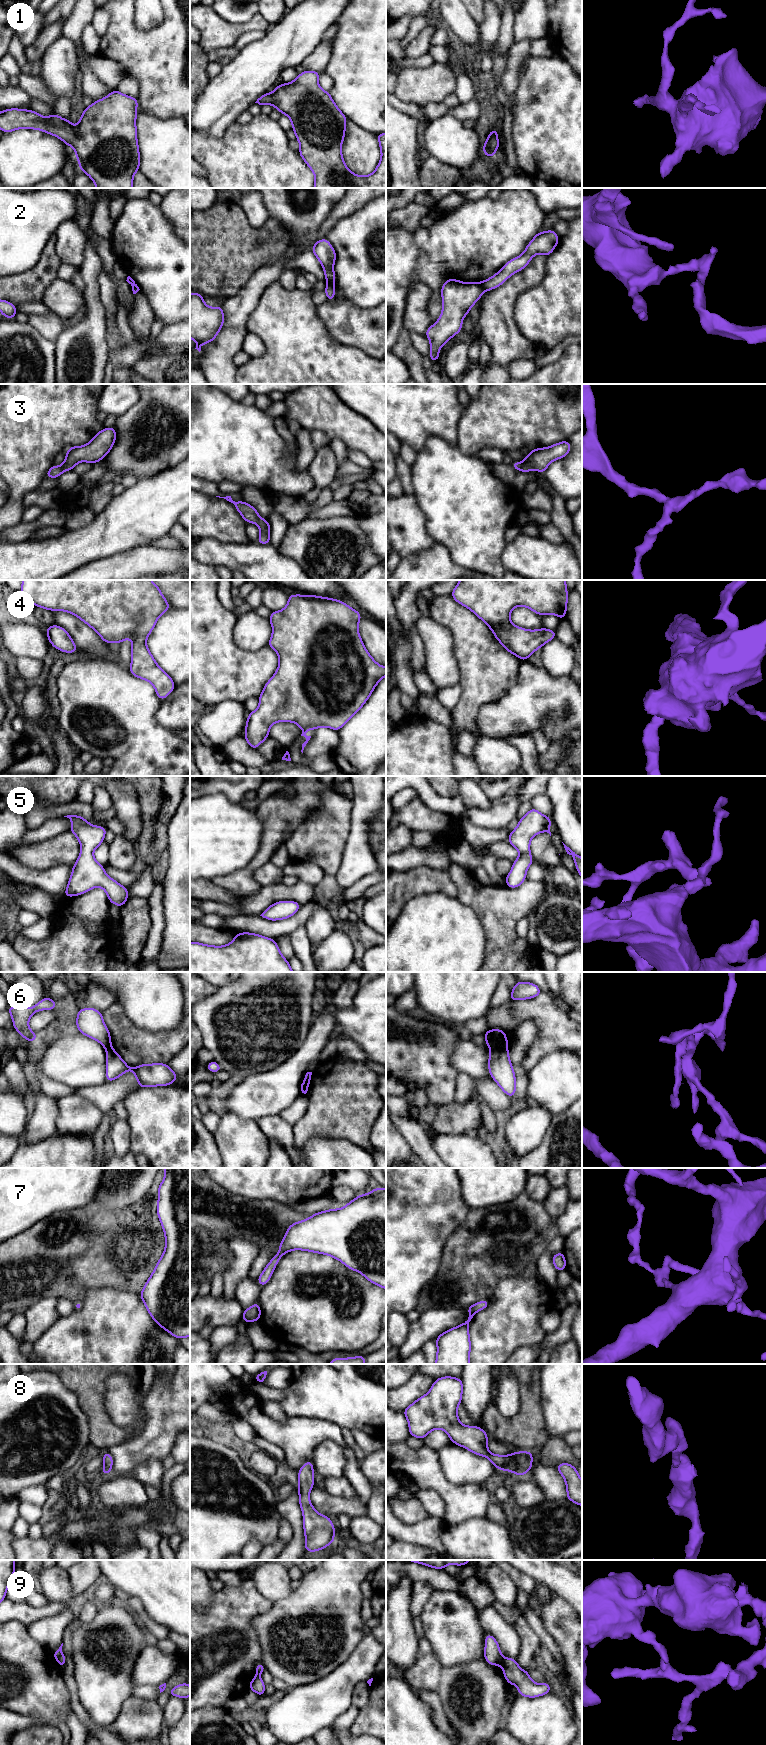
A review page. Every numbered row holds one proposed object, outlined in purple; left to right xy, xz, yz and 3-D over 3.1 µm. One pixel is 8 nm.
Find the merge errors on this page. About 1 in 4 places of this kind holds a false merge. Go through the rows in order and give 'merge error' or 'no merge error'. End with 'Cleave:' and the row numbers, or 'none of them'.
1: no merge error
2: merge error
3: no merge error
4: no merge error
5: no merge error
6: merge error
7: no merge error
8: no merge error
9: merge error
Cleave: 2, 6, 9

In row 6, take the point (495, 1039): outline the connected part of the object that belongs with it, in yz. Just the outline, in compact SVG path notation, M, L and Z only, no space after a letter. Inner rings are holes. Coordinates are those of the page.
M502 1029L486 1030L484 1037L486 1045L491 1049L508 1049L508 1039Z

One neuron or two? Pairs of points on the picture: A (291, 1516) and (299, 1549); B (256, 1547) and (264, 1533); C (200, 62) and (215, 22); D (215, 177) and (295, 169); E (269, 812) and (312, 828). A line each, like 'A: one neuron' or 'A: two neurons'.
A: one neuron
B: two neurons
C: two neurons
D: one neuron
E: two neurons

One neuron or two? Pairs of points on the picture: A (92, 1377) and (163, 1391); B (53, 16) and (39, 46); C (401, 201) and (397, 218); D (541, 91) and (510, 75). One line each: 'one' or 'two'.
A: two
B: one
C: two
D: two

